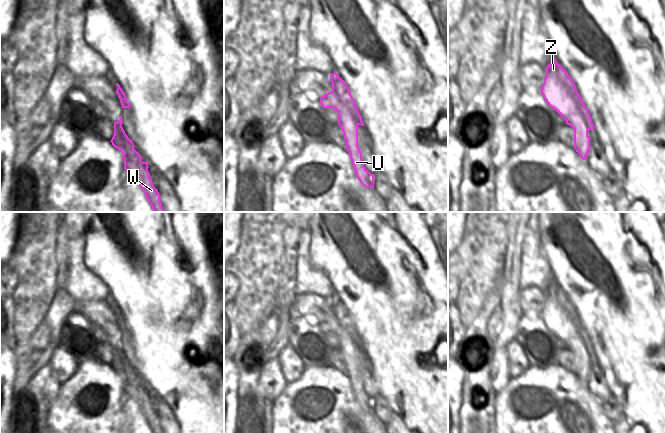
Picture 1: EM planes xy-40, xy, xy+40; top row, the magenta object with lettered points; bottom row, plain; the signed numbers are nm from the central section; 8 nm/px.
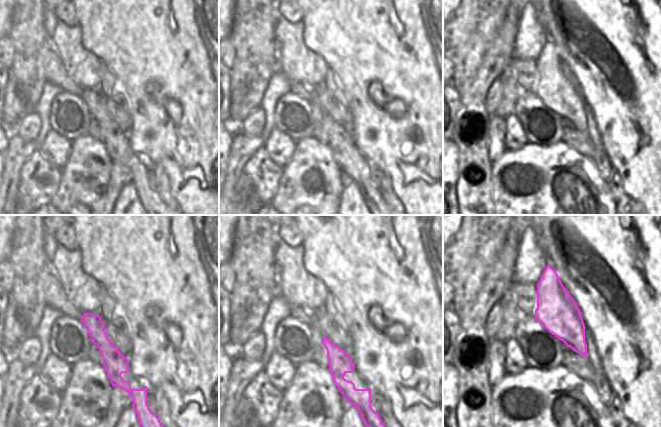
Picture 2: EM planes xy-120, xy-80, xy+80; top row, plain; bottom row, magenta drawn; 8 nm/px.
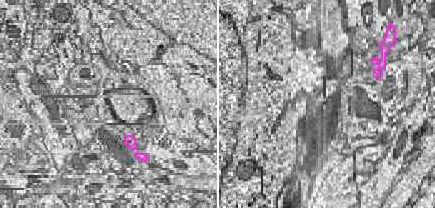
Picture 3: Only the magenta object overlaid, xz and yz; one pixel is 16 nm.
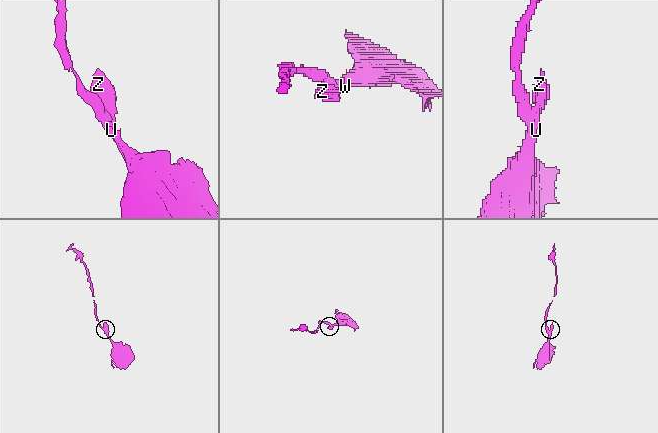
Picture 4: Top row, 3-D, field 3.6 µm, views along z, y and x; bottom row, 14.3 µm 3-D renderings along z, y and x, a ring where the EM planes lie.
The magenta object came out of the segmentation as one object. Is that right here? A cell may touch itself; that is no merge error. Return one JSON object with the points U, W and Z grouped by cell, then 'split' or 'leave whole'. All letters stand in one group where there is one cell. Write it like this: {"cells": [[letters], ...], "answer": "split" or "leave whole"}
{"cells": [["U", "W"], ["Z"]], "answer": "split"}

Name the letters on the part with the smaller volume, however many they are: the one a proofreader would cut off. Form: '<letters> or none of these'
Z

